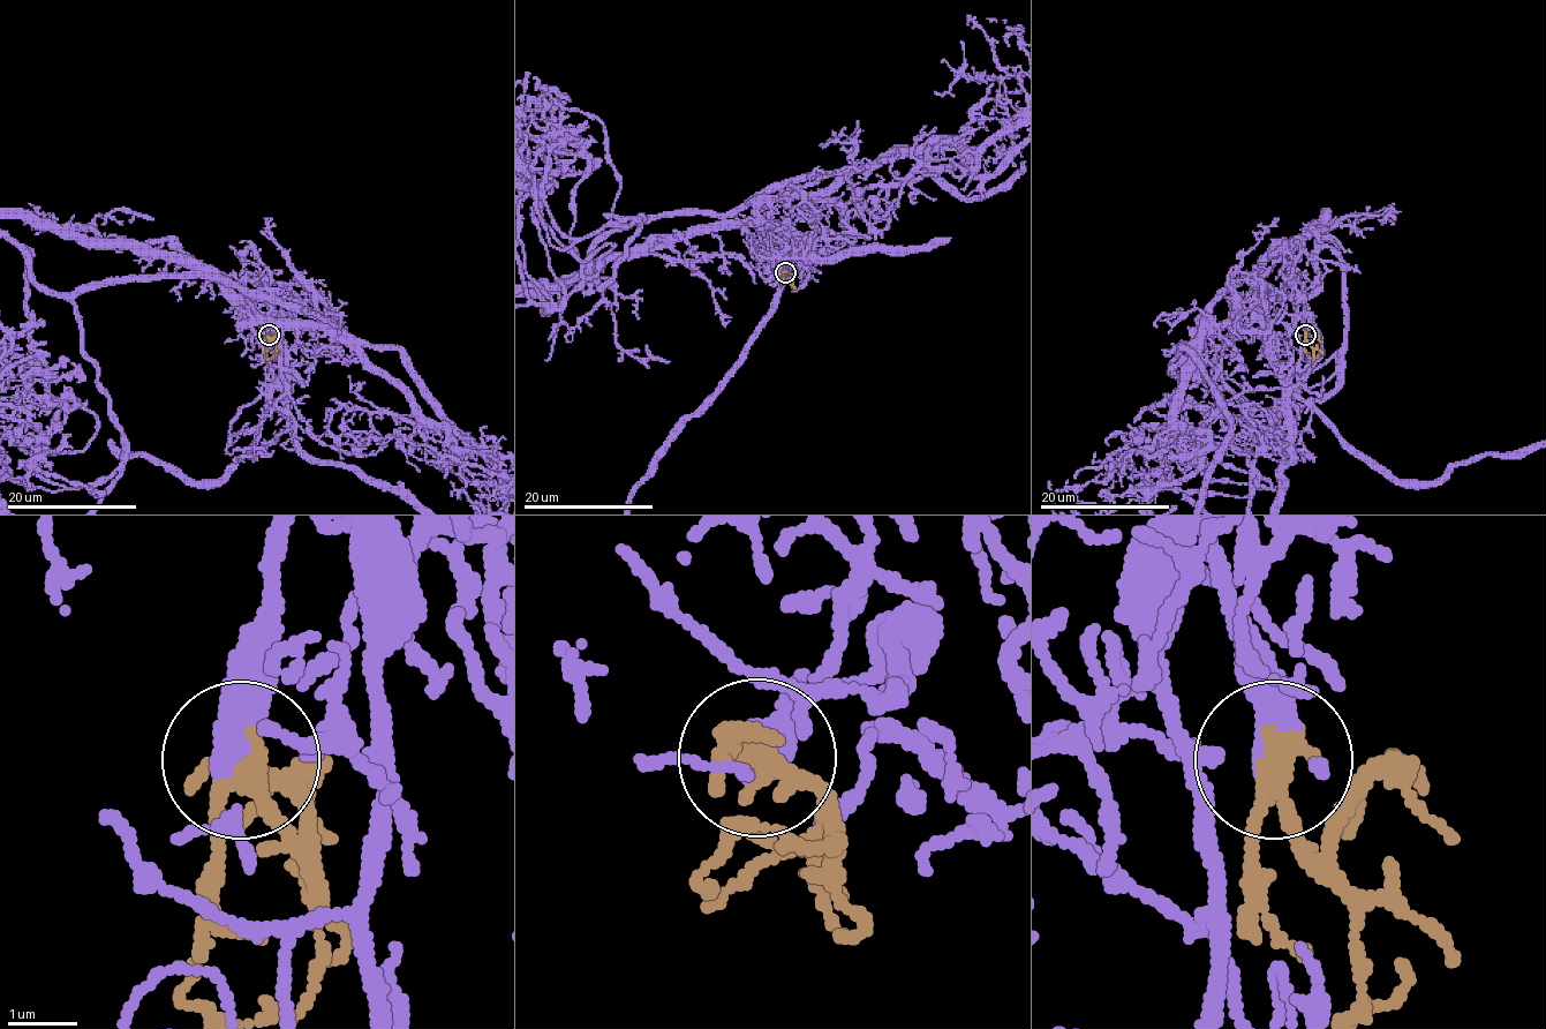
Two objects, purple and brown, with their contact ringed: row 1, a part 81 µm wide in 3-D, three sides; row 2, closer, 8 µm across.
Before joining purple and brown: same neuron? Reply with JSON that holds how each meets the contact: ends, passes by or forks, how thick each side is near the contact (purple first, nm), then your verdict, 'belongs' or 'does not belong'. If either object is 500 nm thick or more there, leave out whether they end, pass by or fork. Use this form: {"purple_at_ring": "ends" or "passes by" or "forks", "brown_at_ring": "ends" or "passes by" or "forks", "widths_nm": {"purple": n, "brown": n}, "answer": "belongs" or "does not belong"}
{"widths_nm": {"purple": 500, "brown": 300}, "answer": "belongs"}

